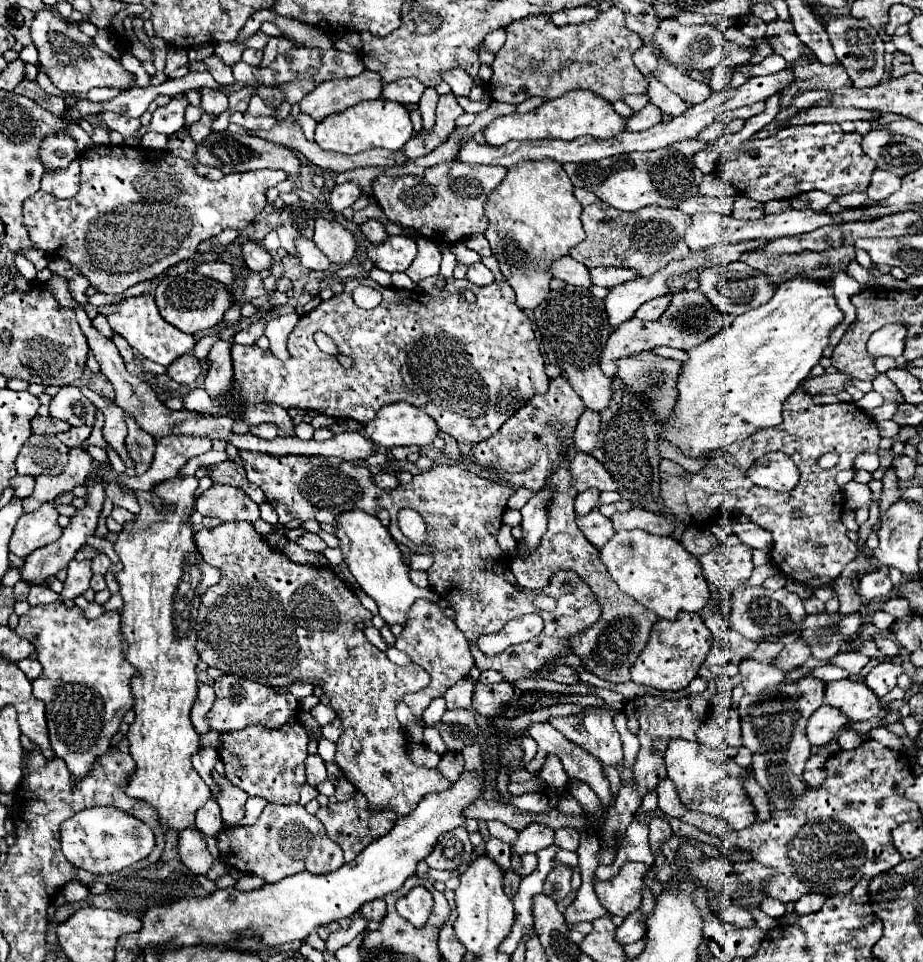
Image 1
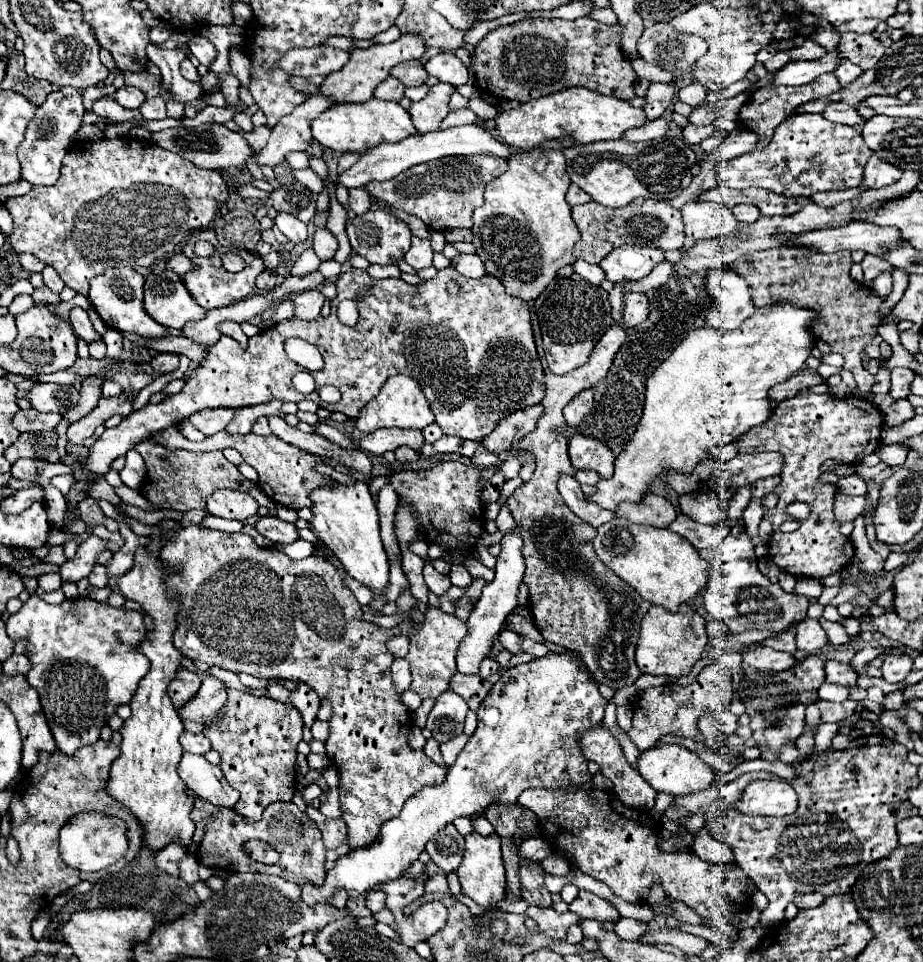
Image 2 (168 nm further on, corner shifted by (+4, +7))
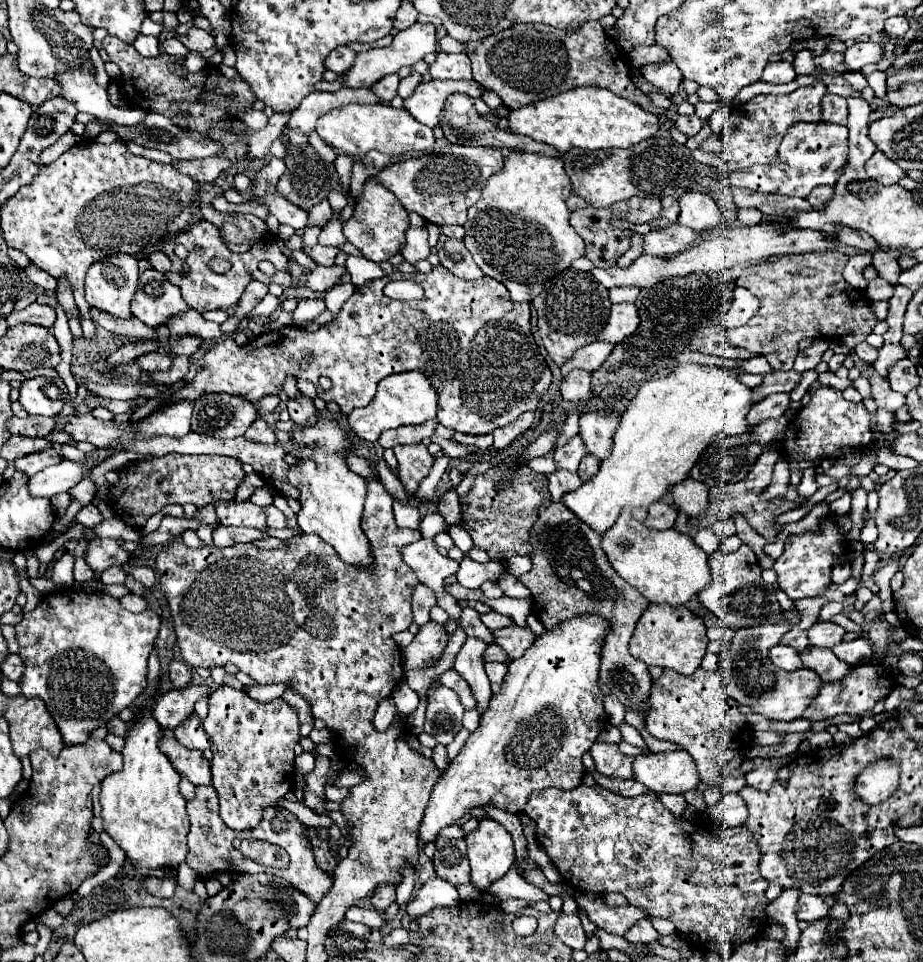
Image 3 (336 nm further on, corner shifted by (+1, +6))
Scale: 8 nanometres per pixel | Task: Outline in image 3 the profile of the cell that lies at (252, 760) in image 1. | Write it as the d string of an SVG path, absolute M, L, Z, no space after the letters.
M219 686L209 696L209 714L203 720L203 728L211 738L211 774L213 788L219 794L221 818L233 830L251 830L259 826L263 810L267 806L277 806L279 800L285 798L293 788L295 780L295 746L301 740L301 724L297 718L297 710L285 700L277 698L273 702L257 702L245 690L235 690L229 686Z

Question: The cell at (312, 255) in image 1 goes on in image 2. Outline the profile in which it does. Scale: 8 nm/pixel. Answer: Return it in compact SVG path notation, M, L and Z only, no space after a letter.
M278 213L274 219L276 227L292 241L292 243L306 243L306 225L300 219L292 217L290 213Z

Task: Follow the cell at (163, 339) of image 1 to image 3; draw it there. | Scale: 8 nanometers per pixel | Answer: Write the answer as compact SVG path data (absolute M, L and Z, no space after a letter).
M113 254L113 258L103 258L103 262L95 262L91 270L87 270L85 278L85 298L93 308L113 314L115 318L133 318L131 300L137 292L139 284L139 264L133 256Z

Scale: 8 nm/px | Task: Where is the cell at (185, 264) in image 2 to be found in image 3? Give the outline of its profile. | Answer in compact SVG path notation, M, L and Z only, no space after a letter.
M153 252L149 258L149 264L161 272L169 272L171 270L171 260L167 258L167 254L163 252Z

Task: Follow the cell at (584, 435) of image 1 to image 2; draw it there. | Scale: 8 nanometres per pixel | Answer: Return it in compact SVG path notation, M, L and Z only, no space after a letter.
M584 389L580 395L576 395L576 397L564 407L564 419L566 419L568 425L578 427L578 425L584 421L586 413L592 409L592 395L594 395L592 389Z

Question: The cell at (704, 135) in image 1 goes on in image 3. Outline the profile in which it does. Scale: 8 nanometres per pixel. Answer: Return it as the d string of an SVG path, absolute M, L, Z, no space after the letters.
M711 134L707 140L703 140L703 142L699 144L699 148L705 150L705 152L715 152L715 154L719 154L719 150L723 148L723 138Z

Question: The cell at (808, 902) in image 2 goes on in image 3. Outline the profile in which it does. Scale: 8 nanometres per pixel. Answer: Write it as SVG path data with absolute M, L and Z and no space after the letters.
M801 894L799 896L799 910L797 910L797 918L799 920L819 920L825 918L829 914L829 902L813 896L813 894Z

